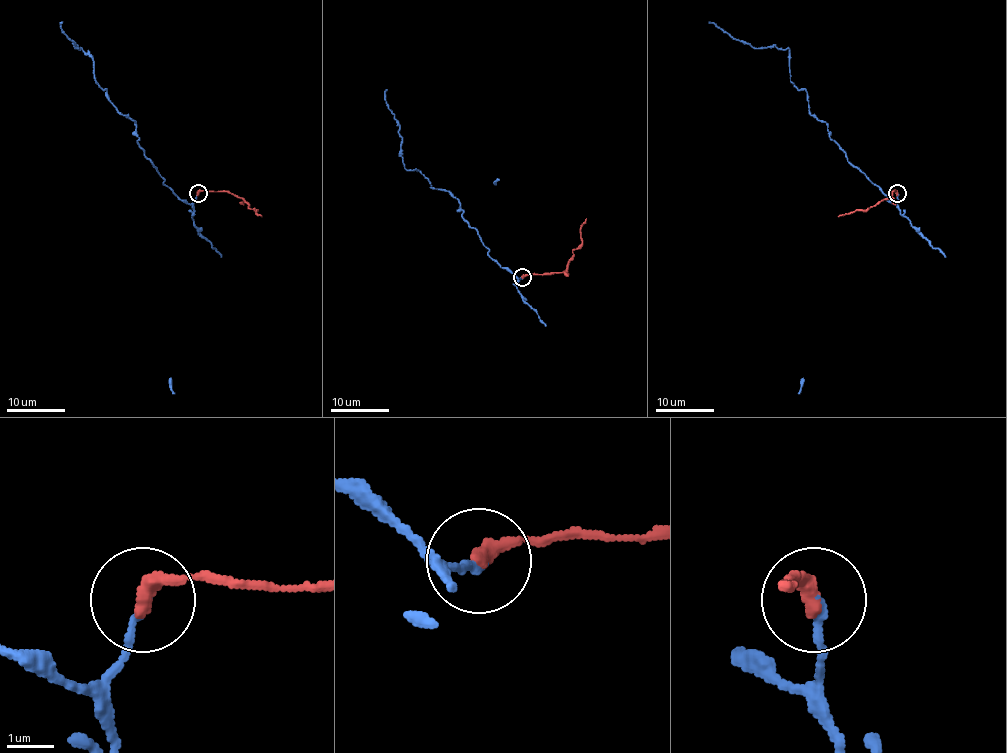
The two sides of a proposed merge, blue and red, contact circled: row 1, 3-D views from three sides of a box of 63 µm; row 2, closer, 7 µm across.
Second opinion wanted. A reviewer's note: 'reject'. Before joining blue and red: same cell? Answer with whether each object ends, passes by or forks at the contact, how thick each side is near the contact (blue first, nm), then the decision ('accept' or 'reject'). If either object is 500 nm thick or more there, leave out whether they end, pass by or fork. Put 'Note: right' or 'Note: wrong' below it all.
blue ends; red ends; calibres 160 and 400 nm; reject
Note: right

